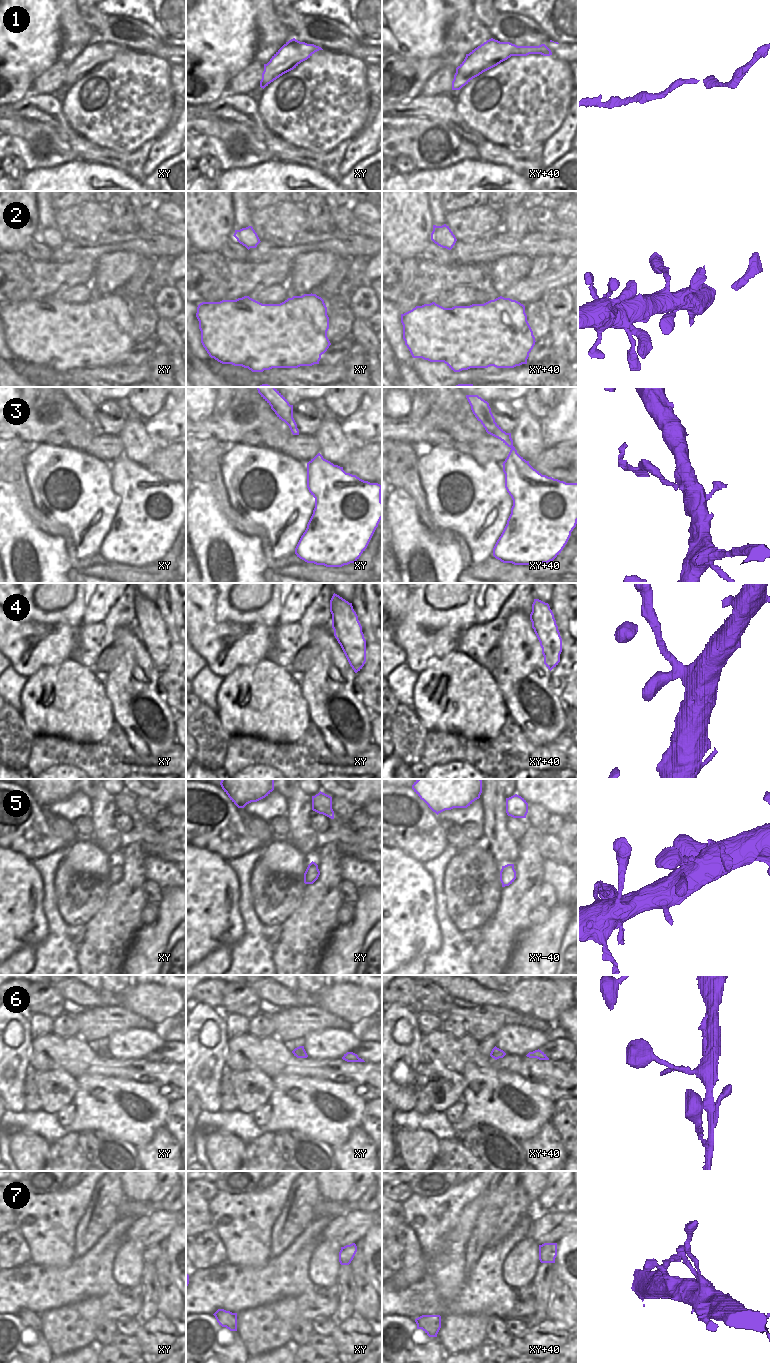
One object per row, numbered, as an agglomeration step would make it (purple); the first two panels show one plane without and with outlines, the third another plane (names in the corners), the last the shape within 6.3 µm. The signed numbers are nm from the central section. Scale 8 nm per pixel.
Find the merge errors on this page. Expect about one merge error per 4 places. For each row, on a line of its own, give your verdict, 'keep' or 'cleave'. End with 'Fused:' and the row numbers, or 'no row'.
1: keep
2: keep
3: cleave
4: cleave
5: keep
6: keep
7: keep
Fused: 3, 4

